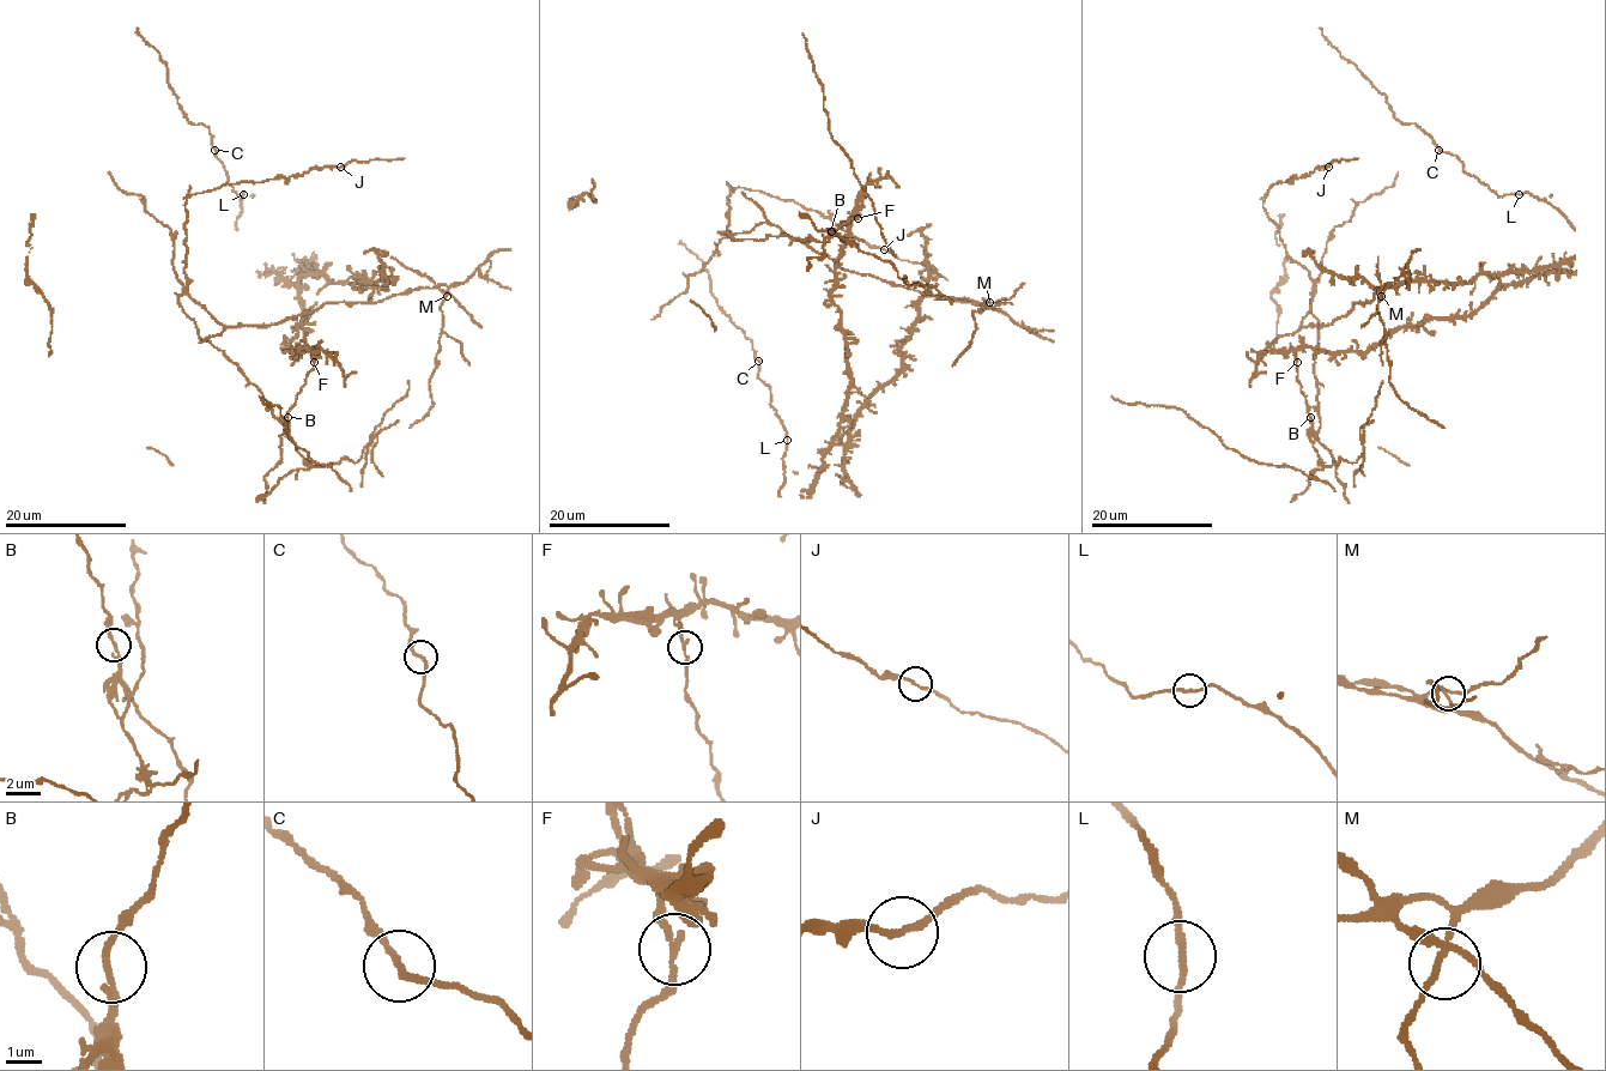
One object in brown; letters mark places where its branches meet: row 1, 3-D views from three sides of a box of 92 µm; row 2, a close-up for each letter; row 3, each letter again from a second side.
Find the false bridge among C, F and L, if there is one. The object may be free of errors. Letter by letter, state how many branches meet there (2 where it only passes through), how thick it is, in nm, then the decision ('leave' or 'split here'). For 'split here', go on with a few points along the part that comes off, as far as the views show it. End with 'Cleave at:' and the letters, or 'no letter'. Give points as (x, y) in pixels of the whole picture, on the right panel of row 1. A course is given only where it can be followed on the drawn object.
C: 2 | 200 nm | leave
F: 2 | 180 nm | split here | (1296, 362), (1316, 433), (1311, 297), (1302, 326), (1329, 325), (1382, 288), (1376, 309), (1388, 382), (1444, 428)
L: 2 | 170 nm | leave
Cleave at: F

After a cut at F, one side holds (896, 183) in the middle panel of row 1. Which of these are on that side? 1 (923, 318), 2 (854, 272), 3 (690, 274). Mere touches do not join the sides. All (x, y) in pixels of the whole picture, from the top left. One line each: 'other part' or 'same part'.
1: same part
2: other part
3: other part

